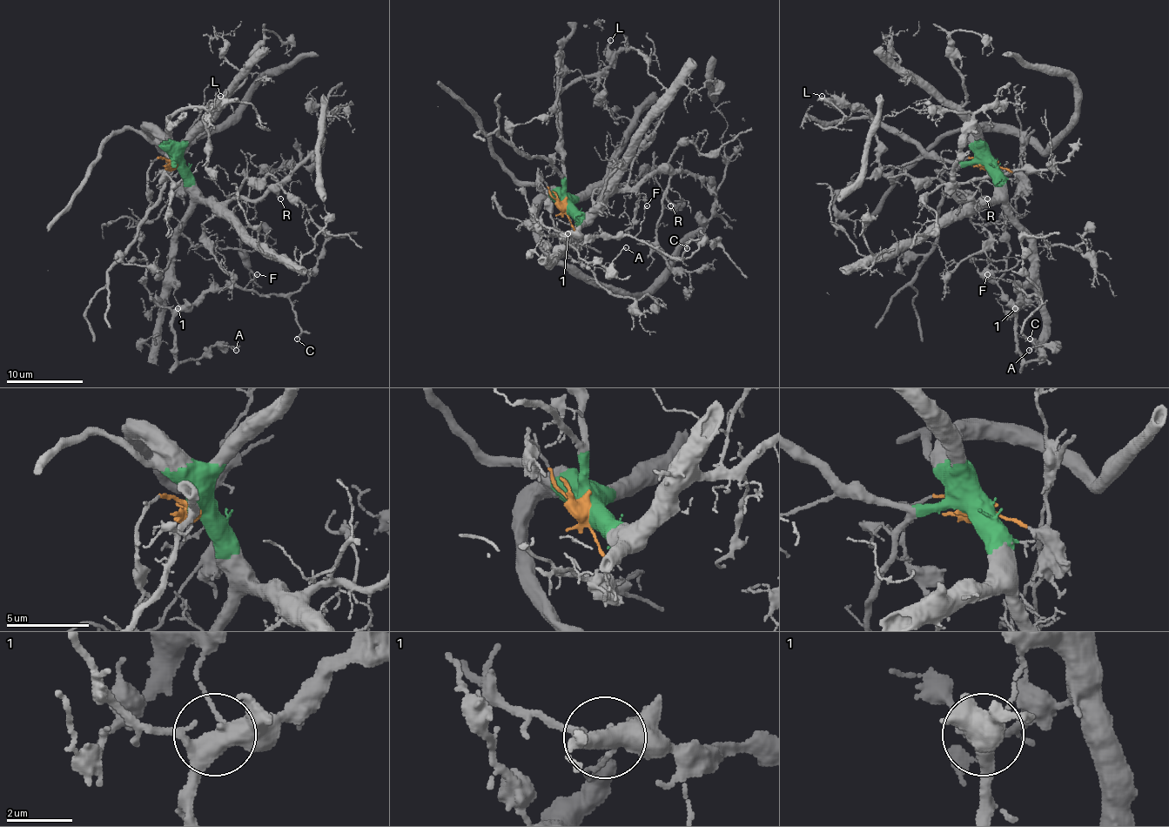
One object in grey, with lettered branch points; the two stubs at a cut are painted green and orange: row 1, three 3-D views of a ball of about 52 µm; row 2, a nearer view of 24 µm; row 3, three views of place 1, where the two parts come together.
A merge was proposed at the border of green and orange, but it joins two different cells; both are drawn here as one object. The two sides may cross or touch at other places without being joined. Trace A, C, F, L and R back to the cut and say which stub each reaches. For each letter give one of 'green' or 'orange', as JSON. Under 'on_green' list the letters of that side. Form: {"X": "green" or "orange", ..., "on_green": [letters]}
{"A": "orange", "C": "orange", "F": "orange", "L": "green", "R": "green", "on_green": ["L", "R"]}

